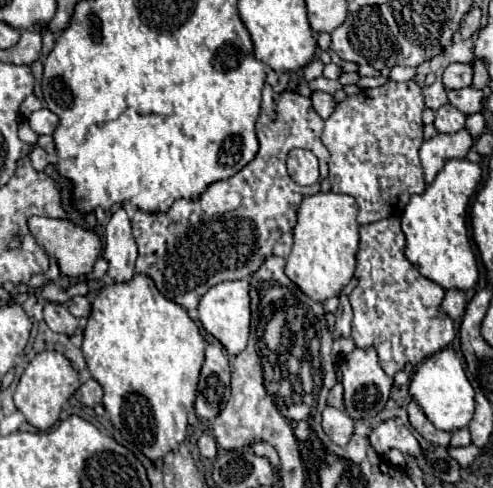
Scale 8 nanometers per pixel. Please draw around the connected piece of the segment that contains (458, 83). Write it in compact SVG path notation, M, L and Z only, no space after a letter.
M451 63L443 73L443 85L447 89L463 89L473 81L473 67L469 63Z

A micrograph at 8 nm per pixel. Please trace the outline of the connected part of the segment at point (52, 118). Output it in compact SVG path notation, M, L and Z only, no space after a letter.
M39 109L39 111L33 111L31 117L29 117L29 125L31 129L37 133L37 135L51 135L57 127L59 119L55 113L51 113L49 109Z

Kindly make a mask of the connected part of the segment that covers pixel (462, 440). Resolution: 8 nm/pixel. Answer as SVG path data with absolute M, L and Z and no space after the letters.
M459 429L459 431L453 431L451 433L451 447L465 447L471 443L471 435L467 429Z

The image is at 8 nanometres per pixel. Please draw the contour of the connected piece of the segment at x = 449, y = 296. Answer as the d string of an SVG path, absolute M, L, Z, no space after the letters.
M449 289L445 293L445 299L441 303L441 309L453 319L461 319L463 317L463 311L465 311L465 305L467 305L467 299L465 299L465 293L459 291L459 289Z

